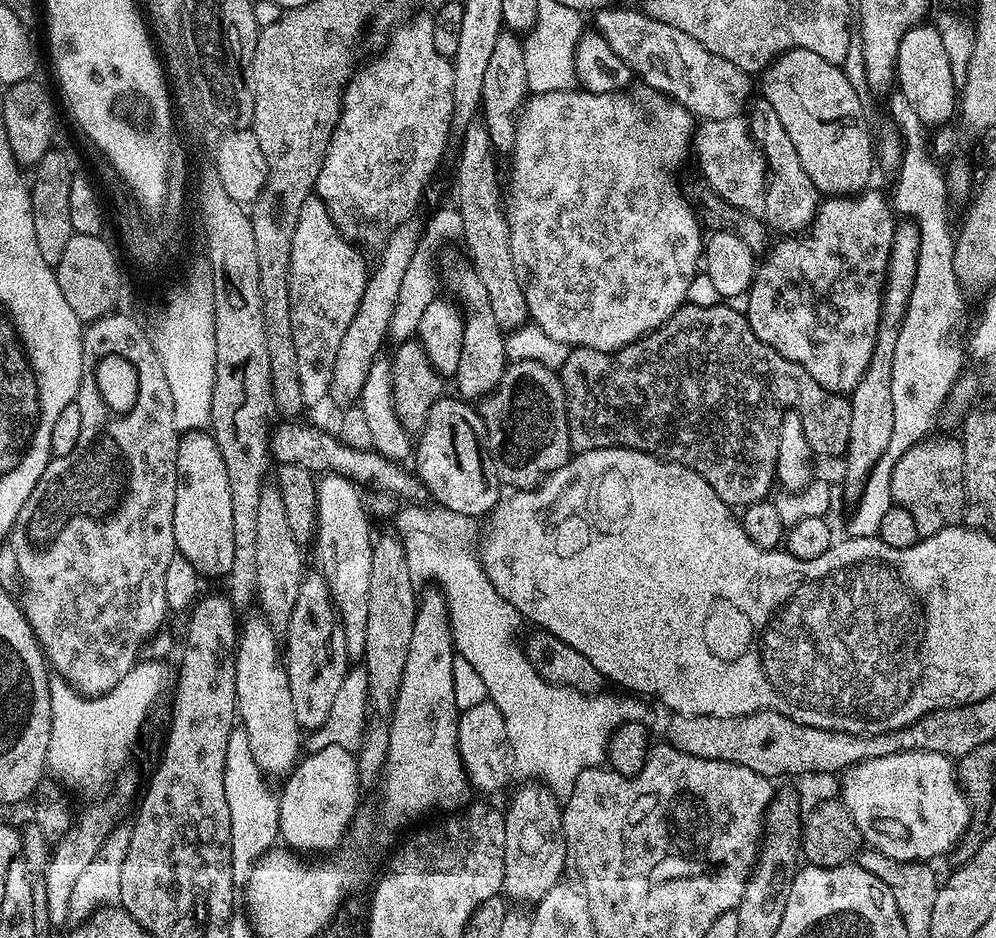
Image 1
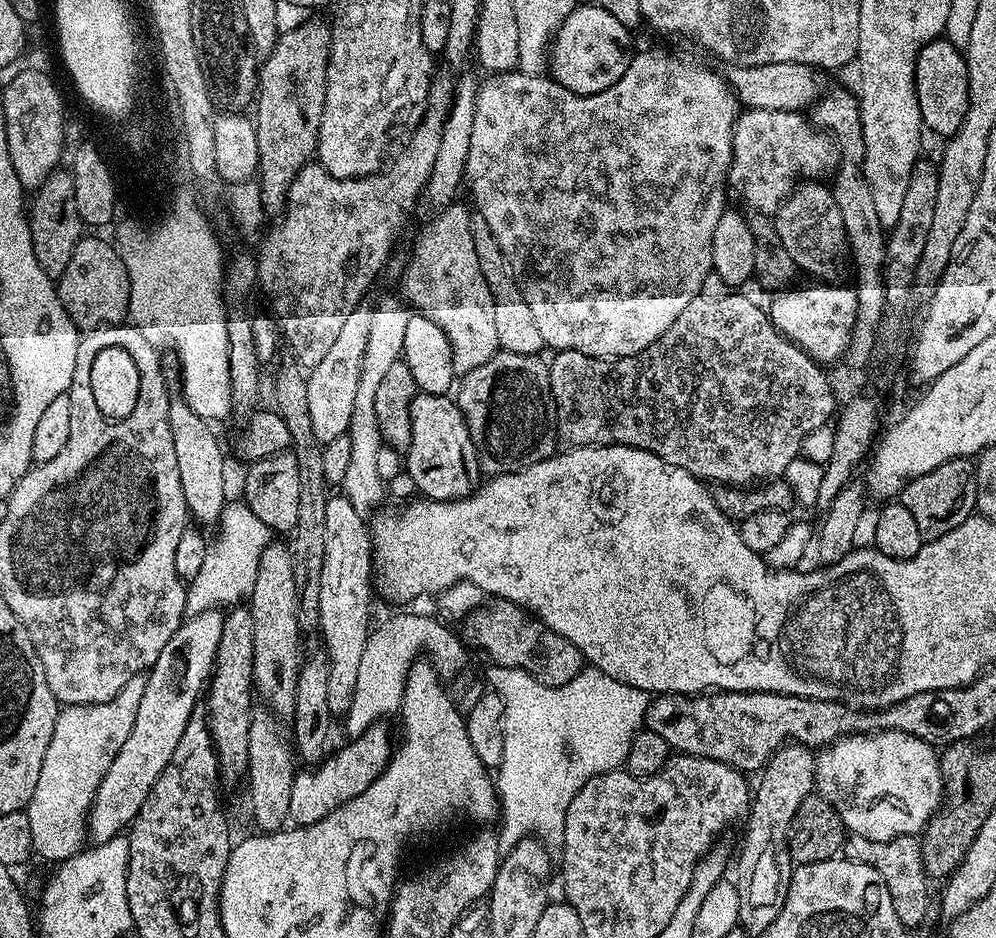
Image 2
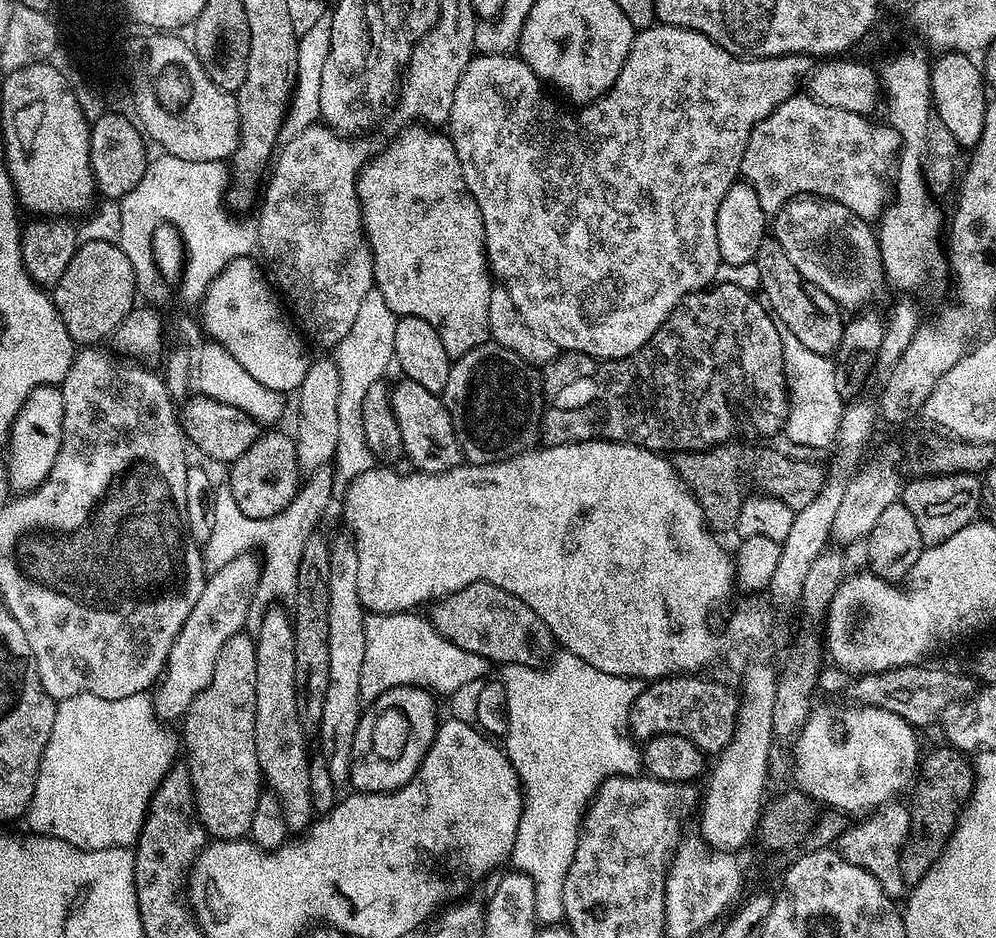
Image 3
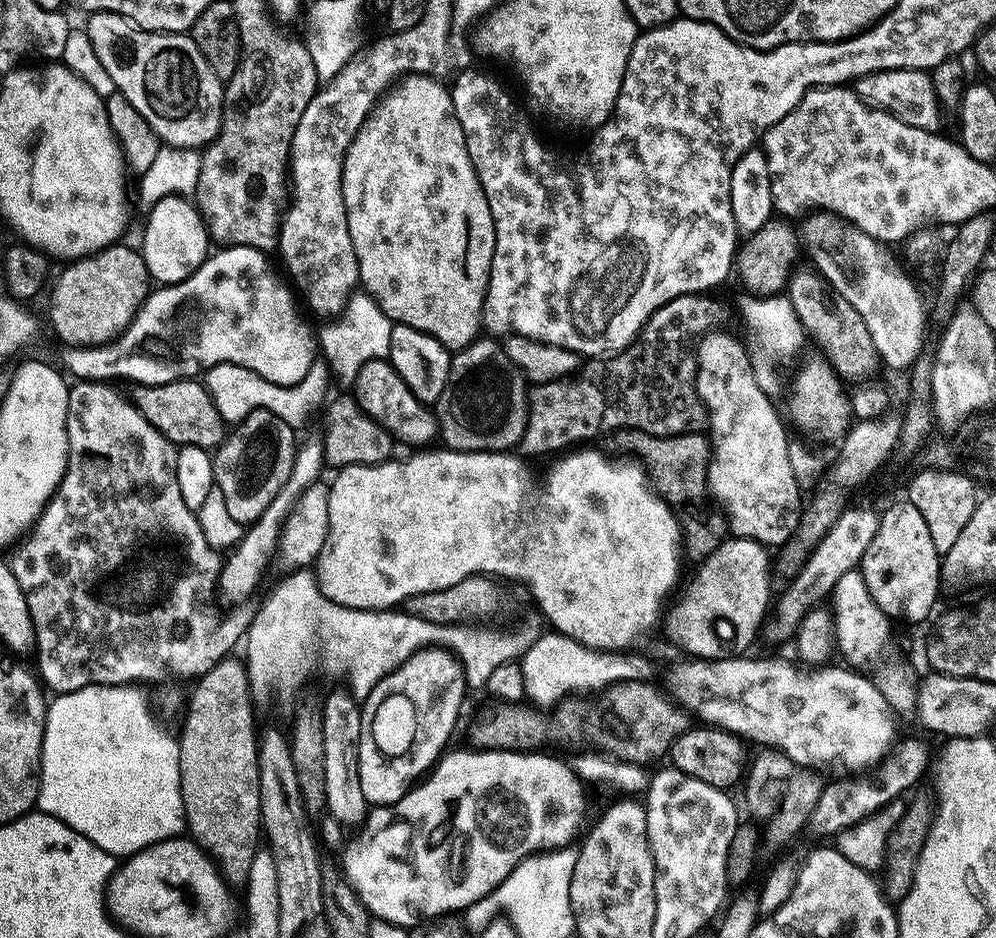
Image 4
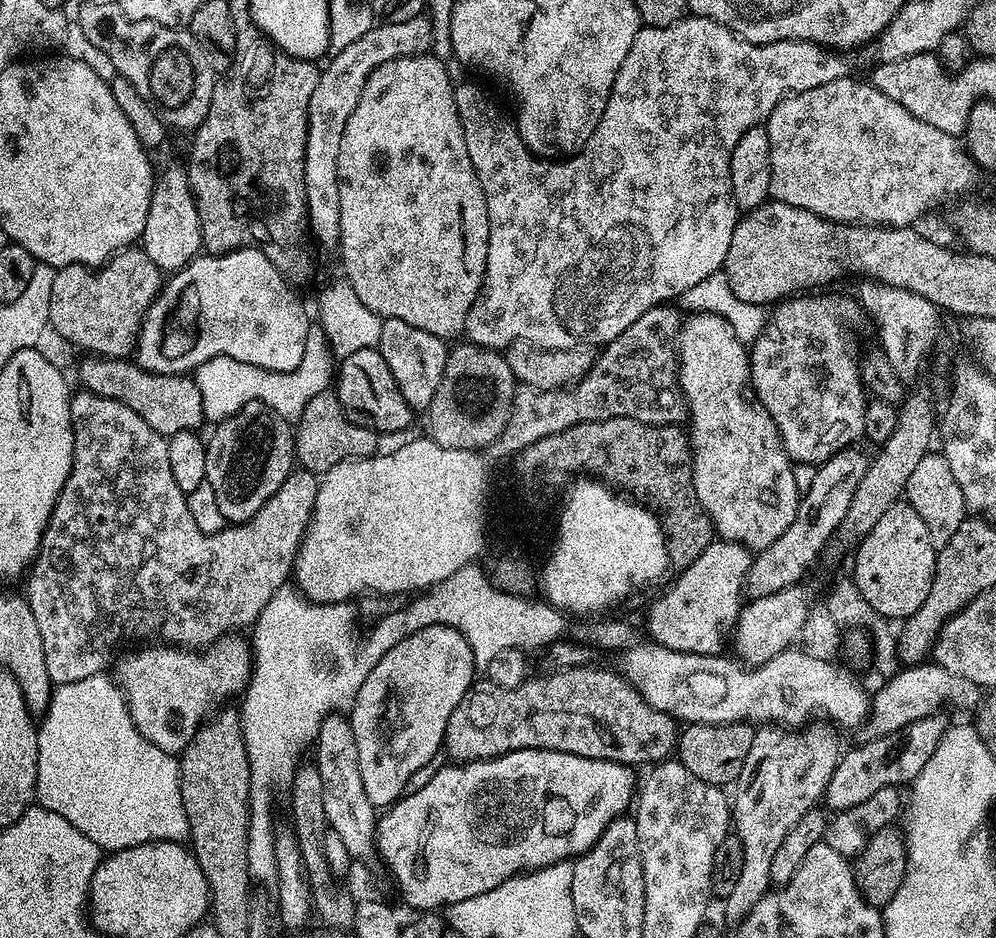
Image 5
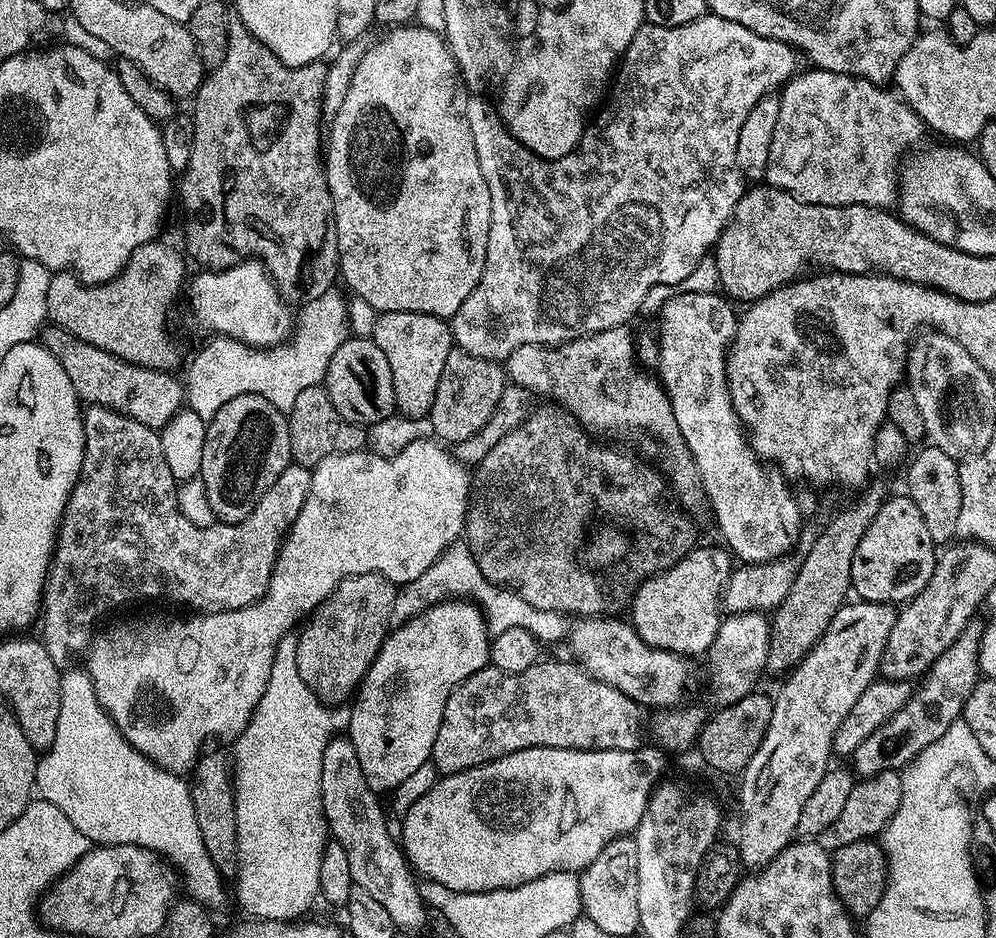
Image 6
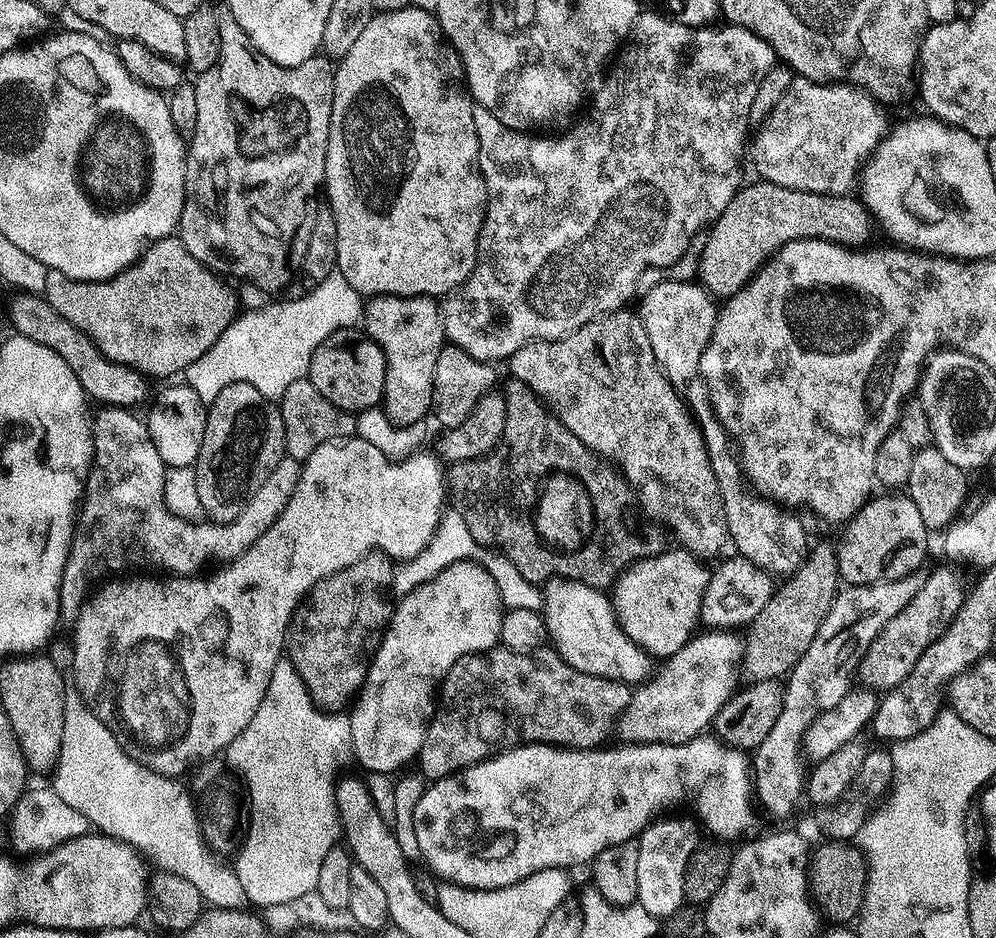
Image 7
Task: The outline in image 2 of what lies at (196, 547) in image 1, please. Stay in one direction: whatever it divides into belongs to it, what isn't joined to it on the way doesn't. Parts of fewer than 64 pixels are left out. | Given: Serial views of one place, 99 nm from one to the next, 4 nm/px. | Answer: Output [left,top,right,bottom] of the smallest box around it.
[161,360,226,525]

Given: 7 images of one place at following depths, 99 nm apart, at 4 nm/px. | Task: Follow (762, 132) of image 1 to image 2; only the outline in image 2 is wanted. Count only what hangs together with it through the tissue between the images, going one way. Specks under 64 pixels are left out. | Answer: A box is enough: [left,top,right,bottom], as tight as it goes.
[774,182,850,282]

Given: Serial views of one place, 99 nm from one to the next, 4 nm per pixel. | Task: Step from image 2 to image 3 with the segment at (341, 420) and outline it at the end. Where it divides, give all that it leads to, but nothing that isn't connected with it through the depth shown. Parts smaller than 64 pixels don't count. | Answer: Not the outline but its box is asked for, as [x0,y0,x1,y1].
[296,359,338,470]

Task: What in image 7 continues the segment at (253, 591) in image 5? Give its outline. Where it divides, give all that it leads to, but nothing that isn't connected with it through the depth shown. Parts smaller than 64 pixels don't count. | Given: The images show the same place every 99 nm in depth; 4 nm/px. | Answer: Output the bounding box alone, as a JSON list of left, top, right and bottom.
[60,406,300,621]

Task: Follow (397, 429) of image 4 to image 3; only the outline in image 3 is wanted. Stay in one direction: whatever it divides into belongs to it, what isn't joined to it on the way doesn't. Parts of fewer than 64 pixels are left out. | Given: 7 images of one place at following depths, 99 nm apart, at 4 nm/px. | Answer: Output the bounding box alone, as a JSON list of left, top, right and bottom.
[390,378,462,472]

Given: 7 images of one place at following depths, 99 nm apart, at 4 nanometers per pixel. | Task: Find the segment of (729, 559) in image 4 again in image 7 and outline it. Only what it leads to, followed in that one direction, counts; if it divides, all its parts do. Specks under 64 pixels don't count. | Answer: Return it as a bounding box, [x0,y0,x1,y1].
[610,546,709,658]

